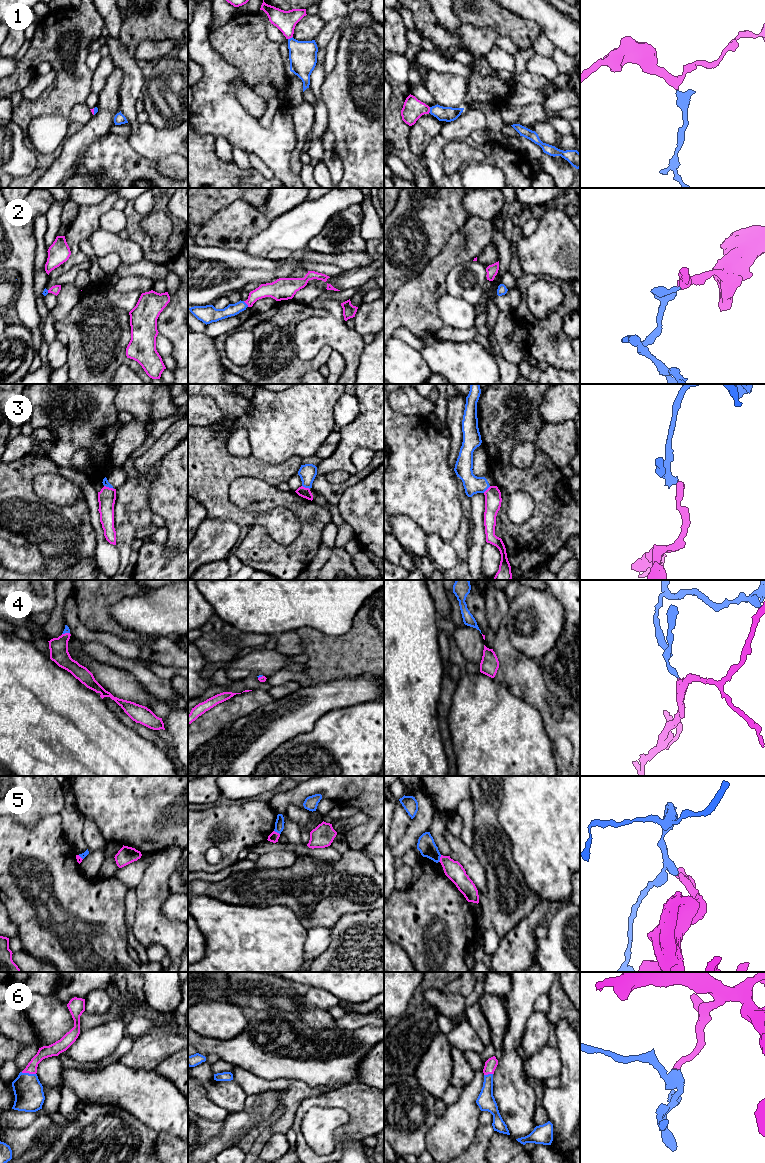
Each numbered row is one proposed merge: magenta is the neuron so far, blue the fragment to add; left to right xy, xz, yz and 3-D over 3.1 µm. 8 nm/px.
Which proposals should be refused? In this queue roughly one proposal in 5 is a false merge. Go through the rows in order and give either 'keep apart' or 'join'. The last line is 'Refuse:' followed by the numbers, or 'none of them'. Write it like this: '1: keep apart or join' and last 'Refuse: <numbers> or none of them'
1: join
2: join
3: keep apart
4: join
5: keep apart
6: join
Refuse: 3, 5

